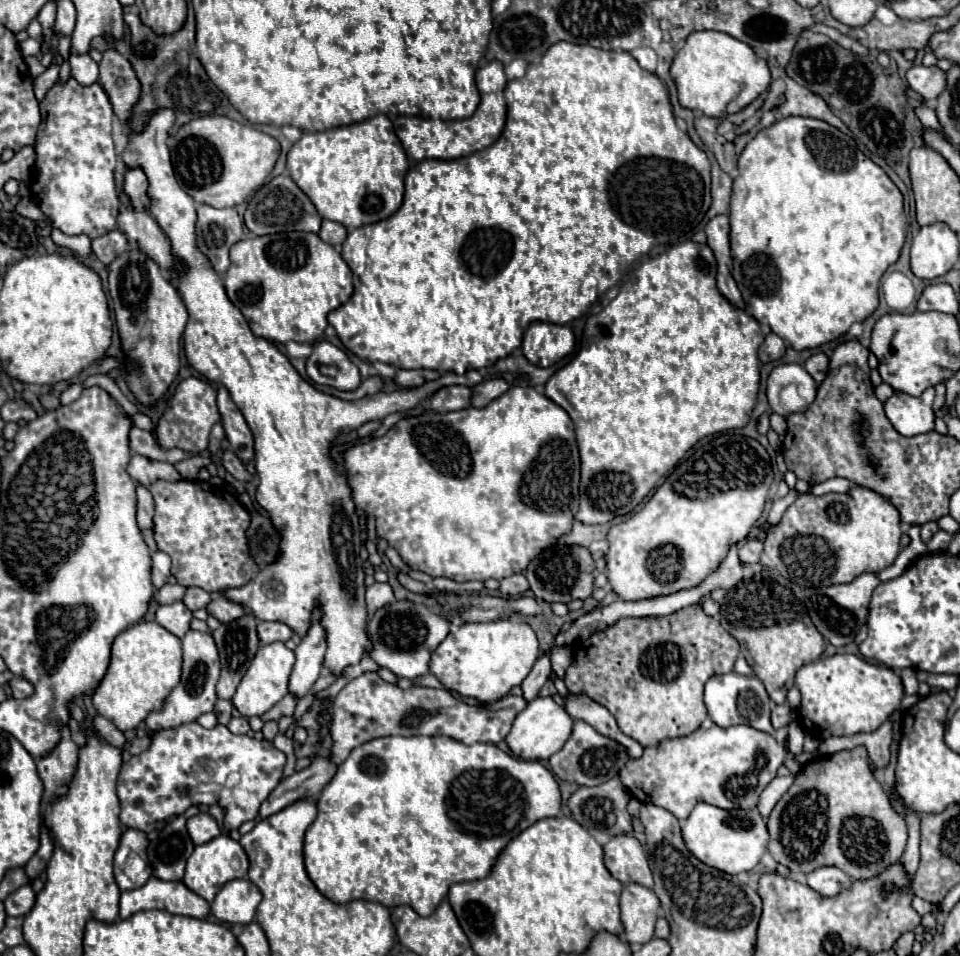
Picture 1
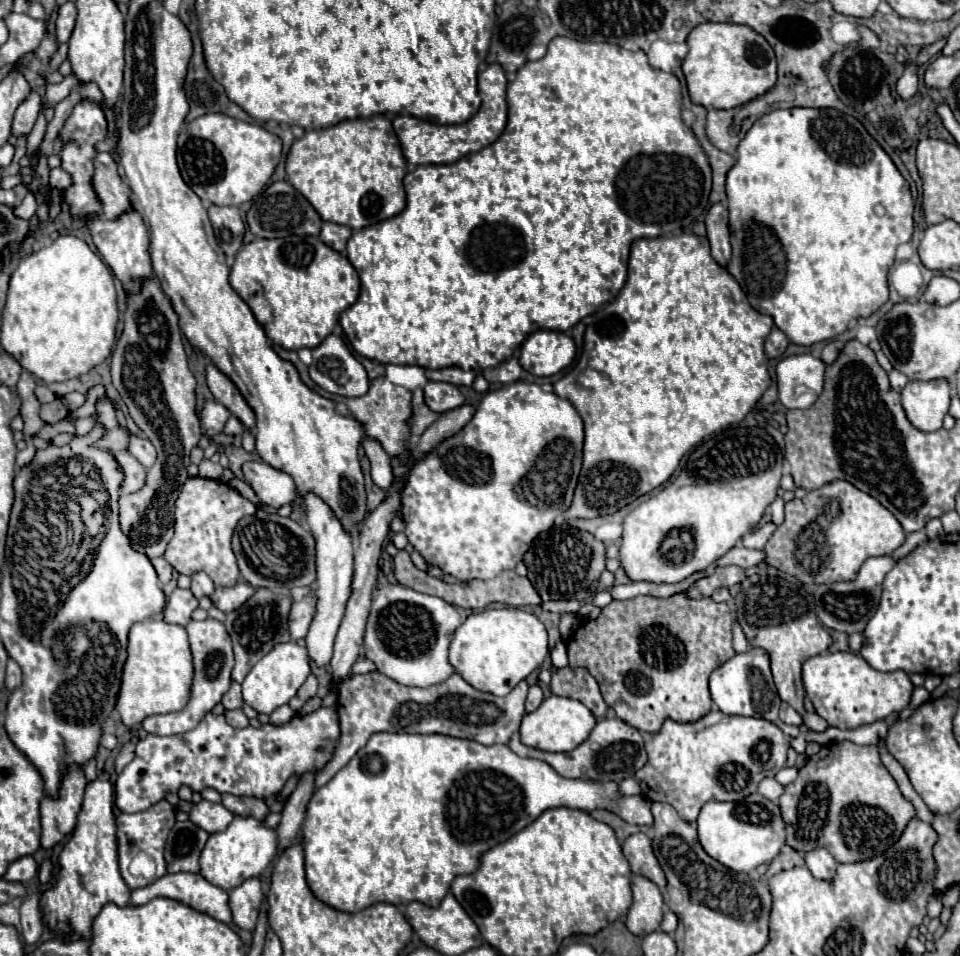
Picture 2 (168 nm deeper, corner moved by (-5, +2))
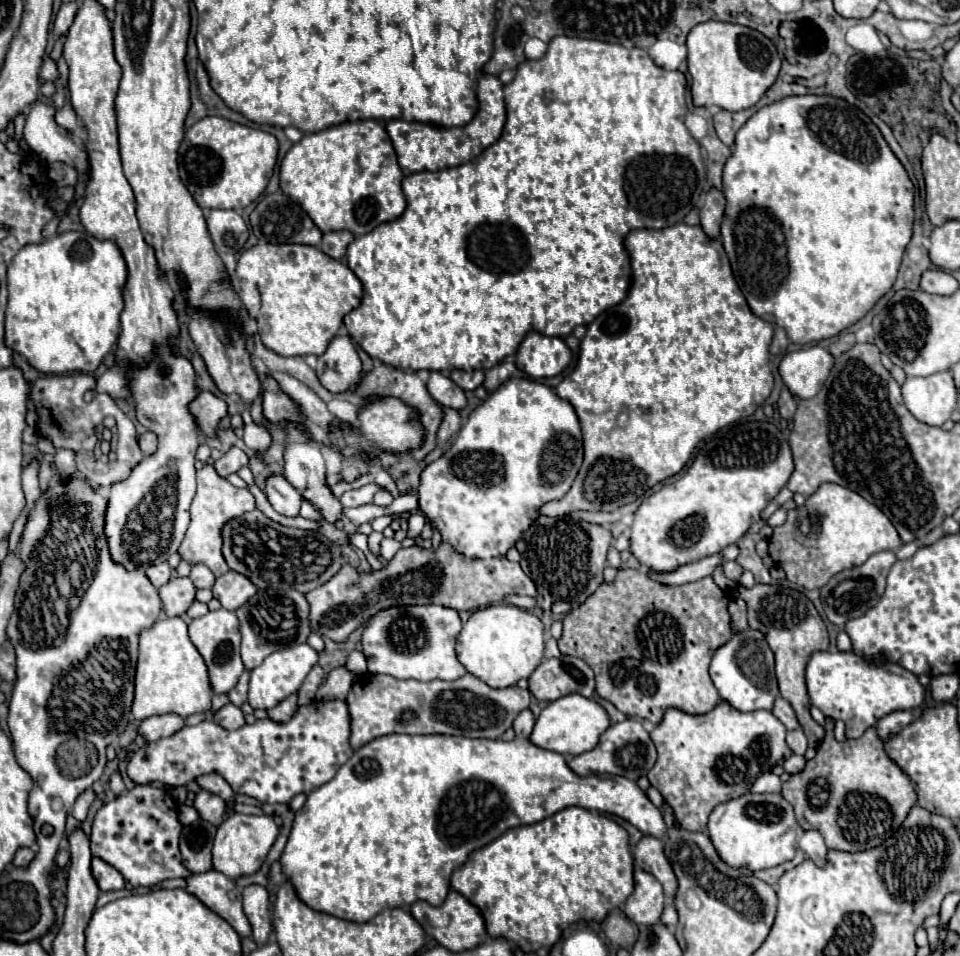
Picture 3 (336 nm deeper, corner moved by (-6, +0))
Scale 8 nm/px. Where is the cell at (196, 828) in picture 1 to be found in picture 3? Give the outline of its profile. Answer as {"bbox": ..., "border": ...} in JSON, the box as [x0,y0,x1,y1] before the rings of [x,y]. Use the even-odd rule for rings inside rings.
{"bbox":[195,790,227,824],"border":[[[199,790],[195,796],[195,808],[199,812],[199,816],[211,824],[221,824],[225,814],[227,814],[227,804],[223,802],[223,798],[219,798],[217,794],[211,794],[207,790]]]}

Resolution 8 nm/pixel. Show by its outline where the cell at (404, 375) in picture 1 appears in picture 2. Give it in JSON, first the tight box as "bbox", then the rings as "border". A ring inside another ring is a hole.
{"bbox":[426,368,474,386],"border":[[[440,368],[440,370],[426,370],[426,378],[434,382],[450,382],[456,386],[470,386],[474,380],[474,372],[466,372],[462,368]]]}

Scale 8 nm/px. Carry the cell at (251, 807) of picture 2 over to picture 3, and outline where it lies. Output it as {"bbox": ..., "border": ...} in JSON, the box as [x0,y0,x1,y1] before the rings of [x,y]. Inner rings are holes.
{"bbox":[195,774,233,802],"border":[[[203,774],[203,776],[199,776],[195,782],[197,782],[201,788],[205,788],[205,790],[217,794],[217,796],[221,796],[225,802],[231,802],[231,800],[233,800],[231,786],[229,786],[227,780],[225,780],[223,776],[219,776],[219,774]]]}

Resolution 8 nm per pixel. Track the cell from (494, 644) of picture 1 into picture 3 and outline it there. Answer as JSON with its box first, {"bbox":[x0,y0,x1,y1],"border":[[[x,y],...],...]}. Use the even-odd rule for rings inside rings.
{"bbox":[457,606,545,688],"border":[[[487,606],[477,610],[465,622],[457,638],[457,658],[465,670],[493,688],[509,688],[521,678],[529,678],[541,664],[545,640],[543,622],[517,606]]]}

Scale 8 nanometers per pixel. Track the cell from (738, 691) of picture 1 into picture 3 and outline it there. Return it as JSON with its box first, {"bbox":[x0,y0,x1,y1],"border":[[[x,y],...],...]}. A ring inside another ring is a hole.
{"bbox":[709,628,779,712],"border":[[[753,628],[735,632],[729,642],[725,642],[721,648],[713,652],[709,672],[711,672],[711,680],[715,688],[719,690],[719,696],[727,700],[733,708],[741,712],[773,708],[773,700],[777,698],[779,688],[777,688],[777,678],[775,678],[773,652],[767,646],[763,632],[753,630]]]}

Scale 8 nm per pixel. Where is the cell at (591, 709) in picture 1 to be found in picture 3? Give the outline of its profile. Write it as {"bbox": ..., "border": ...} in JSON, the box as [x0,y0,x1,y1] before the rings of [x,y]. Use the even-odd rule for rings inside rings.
{"bbox":[529,656,595,702],"border":[[[561,656],[543,660],[529,676],[529,692],[537,700],[553,702],[567,694],[581,694],[593,698],[595,678],[593,670],[575,656]]]}

